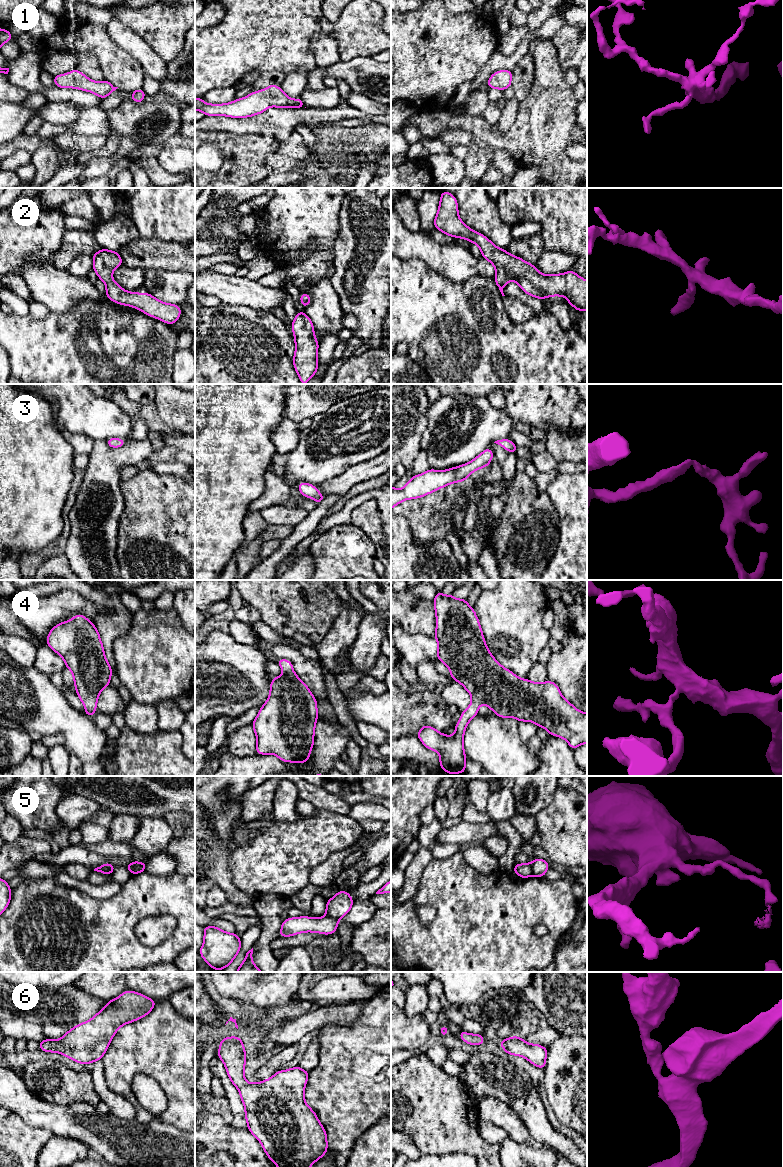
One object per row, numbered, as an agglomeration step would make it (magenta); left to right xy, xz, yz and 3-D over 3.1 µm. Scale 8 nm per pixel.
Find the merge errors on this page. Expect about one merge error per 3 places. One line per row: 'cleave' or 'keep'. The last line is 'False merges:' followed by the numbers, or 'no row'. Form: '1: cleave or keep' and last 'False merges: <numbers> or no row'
1: keep
2: keep
3: keep
4: keep
5: cleave
6: keep
False merges: 5

